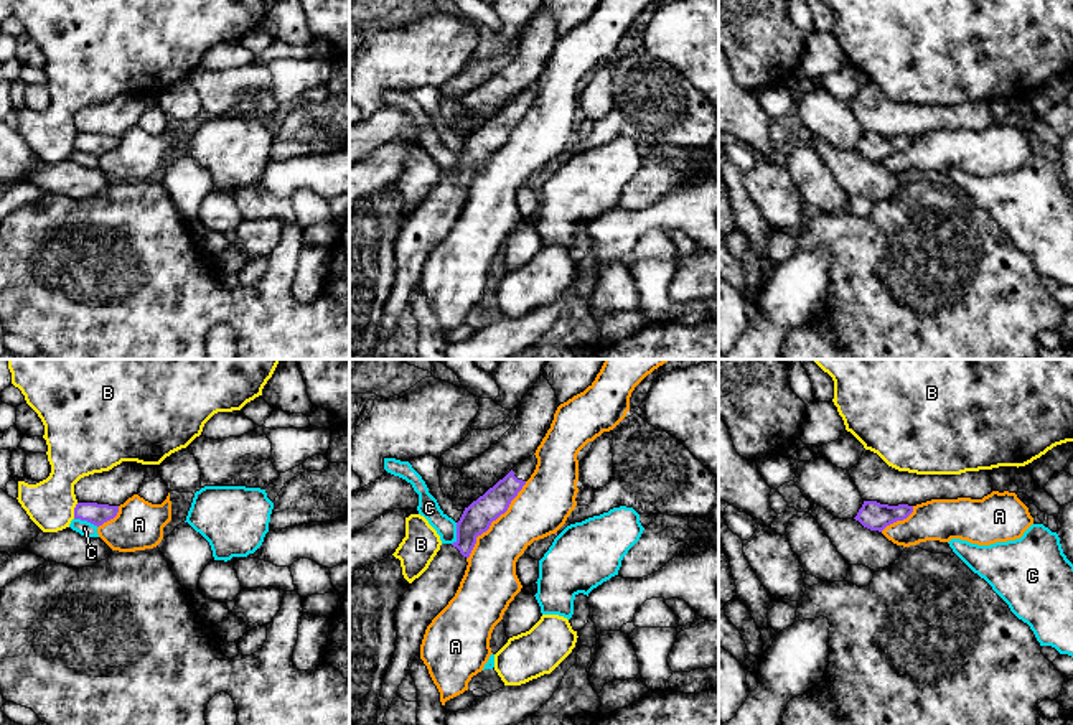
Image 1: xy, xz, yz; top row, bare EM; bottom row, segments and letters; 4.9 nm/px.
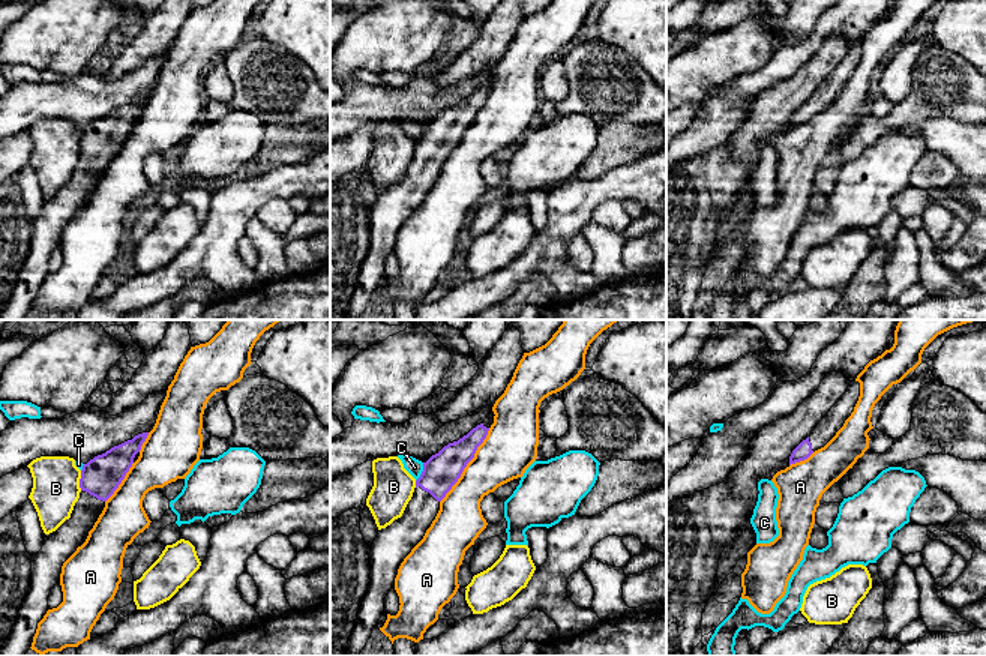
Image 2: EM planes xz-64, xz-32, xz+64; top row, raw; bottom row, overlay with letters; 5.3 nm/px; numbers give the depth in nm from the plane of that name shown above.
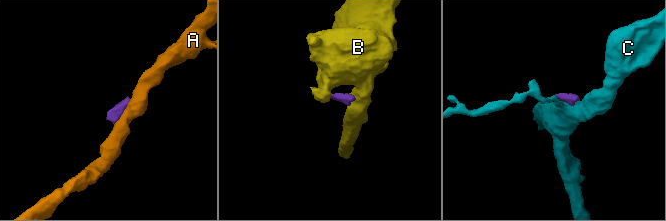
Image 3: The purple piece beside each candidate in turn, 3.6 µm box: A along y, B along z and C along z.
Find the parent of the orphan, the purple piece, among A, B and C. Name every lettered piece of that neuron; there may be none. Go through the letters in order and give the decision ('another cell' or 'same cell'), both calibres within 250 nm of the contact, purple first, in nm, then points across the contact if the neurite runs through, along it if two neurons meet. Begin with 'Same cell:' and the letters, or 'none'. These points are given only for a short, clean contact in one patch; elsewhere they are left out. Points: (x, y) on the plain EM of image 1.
Same cell: none
A: another cell; calibres 150 and 280 nm; border xz (526, 112), (510, 137), (477, 168), (467, 190)
B: another cell; calibres 100 and 240 nm; border xy (78, 134), (73, 149)
C: another cell; calibres 100 and 70 nm; border xy (74, 149), (98, 157)

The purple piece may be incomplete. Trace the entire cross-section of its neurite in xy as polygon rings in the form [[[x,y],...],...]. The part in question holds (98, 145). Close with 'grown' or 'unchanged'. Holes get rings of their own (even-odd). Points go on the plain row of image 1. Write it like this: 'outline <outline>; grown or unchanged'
outline [[[77,133],[74,138],[74,150],[87,152],[94,157],[114,150],[119,143],[119,137],[97,135],[97,133]]]; unchanged

